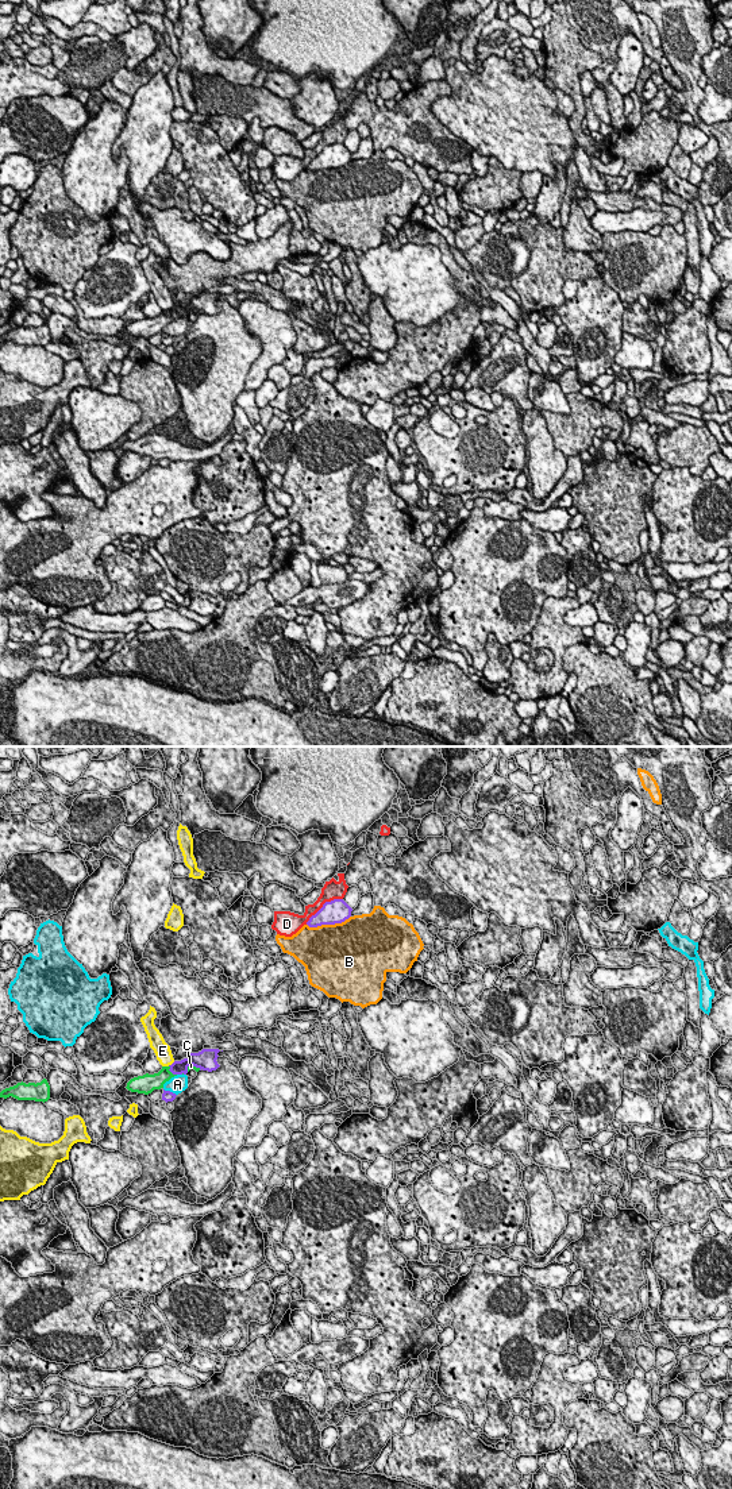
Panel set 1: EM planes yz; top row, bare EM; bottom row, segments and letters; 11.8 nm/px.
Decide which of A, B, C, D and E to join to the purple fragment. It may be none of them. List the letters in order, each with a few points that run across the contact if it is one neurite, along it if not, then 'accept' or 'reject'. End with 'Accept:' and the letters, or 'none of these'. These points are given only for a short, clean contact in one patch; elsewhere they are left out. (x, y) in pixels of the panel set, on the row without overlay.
A: reject
B: reject
C: reject
D: reject
E: reject
Accept: none of these

